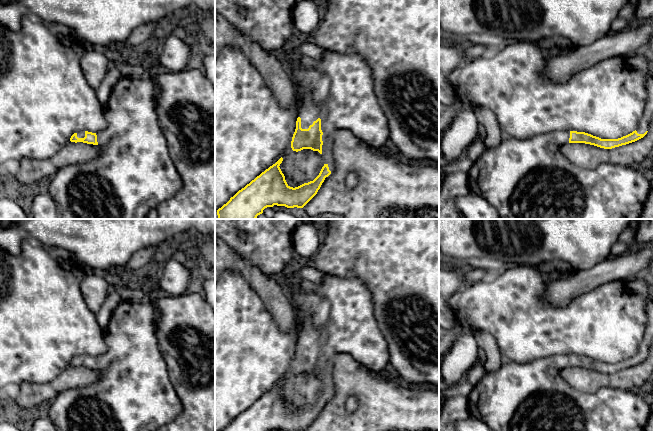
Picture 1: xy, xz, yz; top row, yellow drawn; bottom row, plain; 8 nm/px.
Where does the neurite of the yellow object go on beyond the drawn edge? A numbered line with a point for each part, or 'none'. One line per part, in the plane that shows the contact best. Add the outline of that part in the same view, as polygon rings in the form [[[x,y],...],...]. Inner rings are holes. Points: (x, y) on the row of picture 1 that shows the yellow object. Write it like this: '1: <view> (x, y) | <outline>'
1: xz (351, 104) | [[[326,50],[321,58],[304,59],[304,62],[330,79],[326,99],[316,105],[307,93],[298,117],[301,118],[302,129],[308,129],[314,121],[321,119],[322,155],[331,172],[334,170],[334,163],[329,135],[335,130],[348,130],[377,149],[390,145],[387,117],[374,92],[372,69],[362,55]]]

